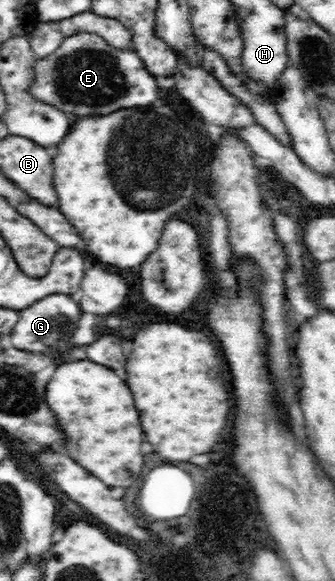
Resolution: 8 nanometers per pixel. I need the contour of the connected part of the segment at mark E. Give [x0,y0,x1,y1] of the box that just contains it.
[28,32,159,118]

